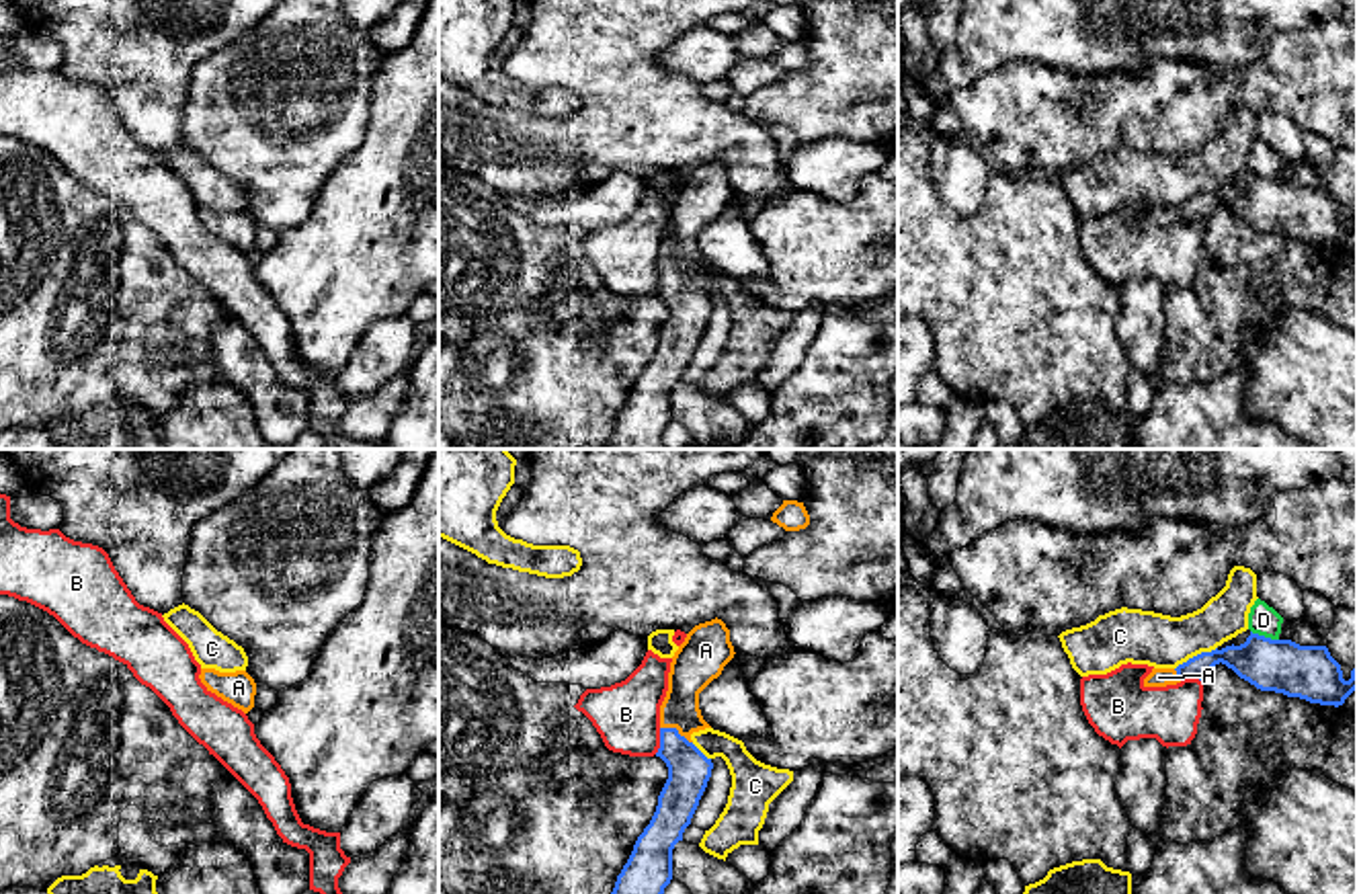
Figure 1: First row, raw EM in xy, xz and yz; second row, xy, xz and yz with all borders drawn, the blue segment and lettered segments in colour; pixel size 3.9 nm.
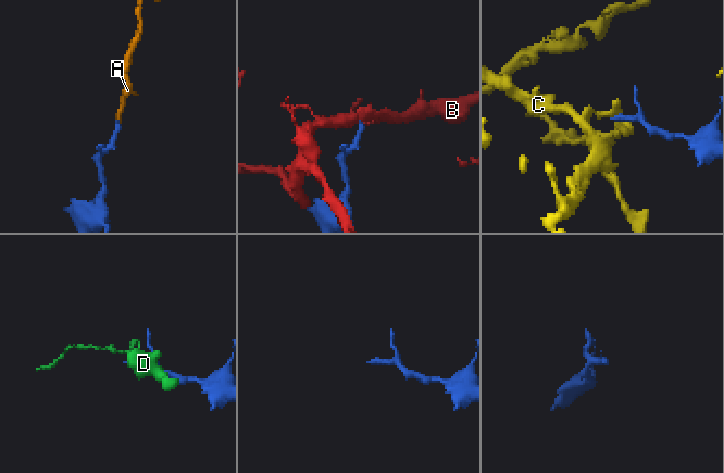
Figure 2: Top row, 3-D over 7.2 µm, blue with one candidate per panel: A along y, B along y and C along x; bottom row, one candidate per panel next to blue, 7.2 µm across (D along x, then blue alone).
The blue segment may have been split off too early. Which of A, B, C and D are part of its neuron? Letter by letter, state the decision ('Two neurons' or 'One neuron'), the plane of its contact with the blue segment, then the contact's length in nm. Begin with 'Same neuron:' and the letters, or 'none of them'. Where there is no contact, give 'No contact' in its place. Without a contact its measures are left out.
Same neuron: A
A: One neuron. Touches blue in xz. Shared border 140 nm
B: Two neurons. Touches blue in xz. Shared border 110 nm
C: Two neurons. Touches blue in yz. Shared border 190 nm
D: Two neurons. Touches blue in yz. Shared border 120 nm

